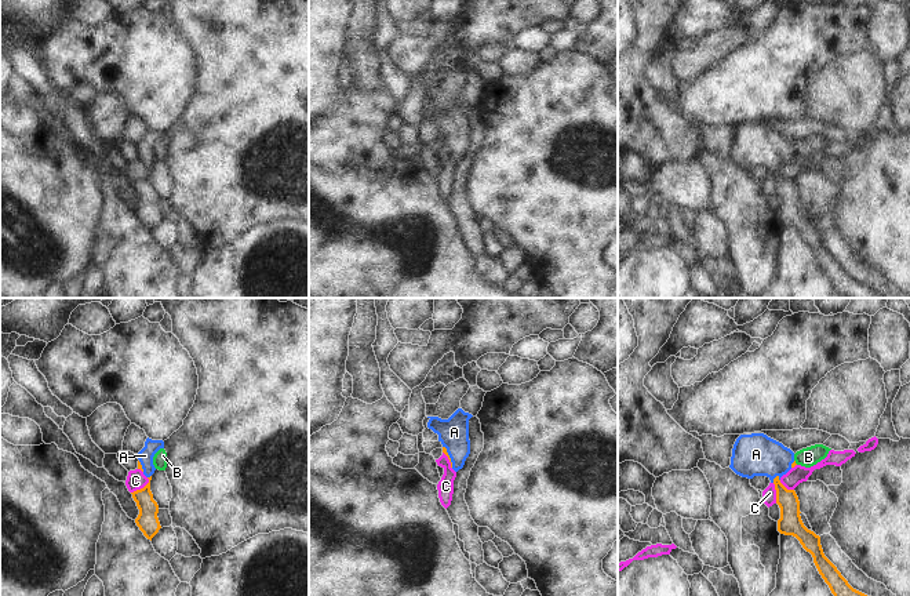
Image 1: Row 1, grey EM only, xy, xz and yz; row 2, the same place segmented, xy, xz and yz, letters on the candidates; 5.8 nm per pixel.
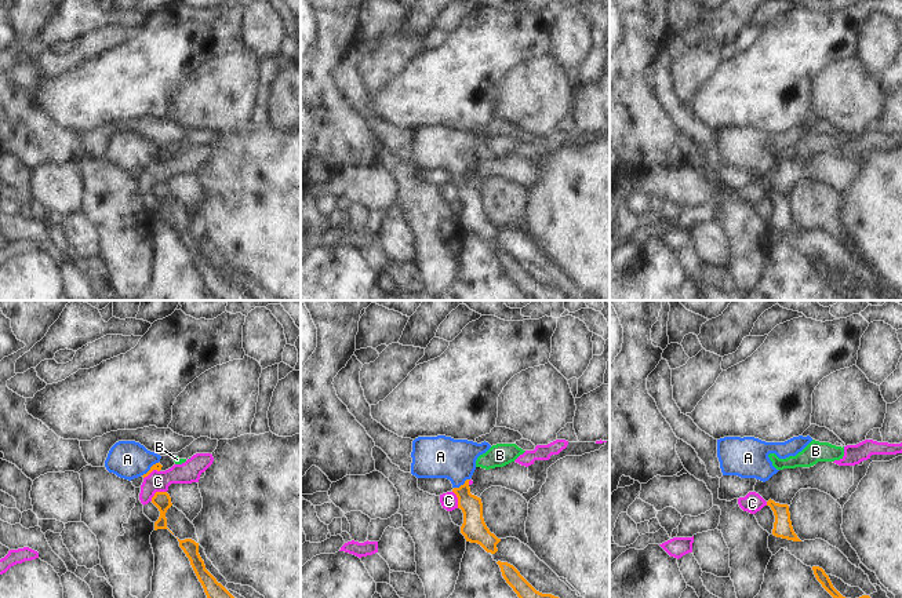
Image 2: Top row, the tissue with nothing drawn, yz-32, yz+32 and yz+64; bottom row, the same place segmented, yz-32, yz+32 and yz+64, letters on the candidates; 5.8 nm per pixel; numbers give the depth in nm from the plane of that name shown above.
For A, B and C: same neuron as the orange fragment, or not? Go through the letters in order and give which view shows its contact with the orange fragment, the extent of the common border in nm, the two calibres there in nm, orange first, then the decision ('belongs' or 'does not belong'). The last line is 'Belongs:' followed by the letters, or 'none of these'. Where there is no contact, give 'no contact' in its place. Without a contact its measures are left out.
A: yz | 60 nm | 120/240 nm | belongs
B: yz | 40 nm | 20/120 nm | does not belong
C: xy | 140 nm | 130/110 nm | does not belong
Belongs: A

